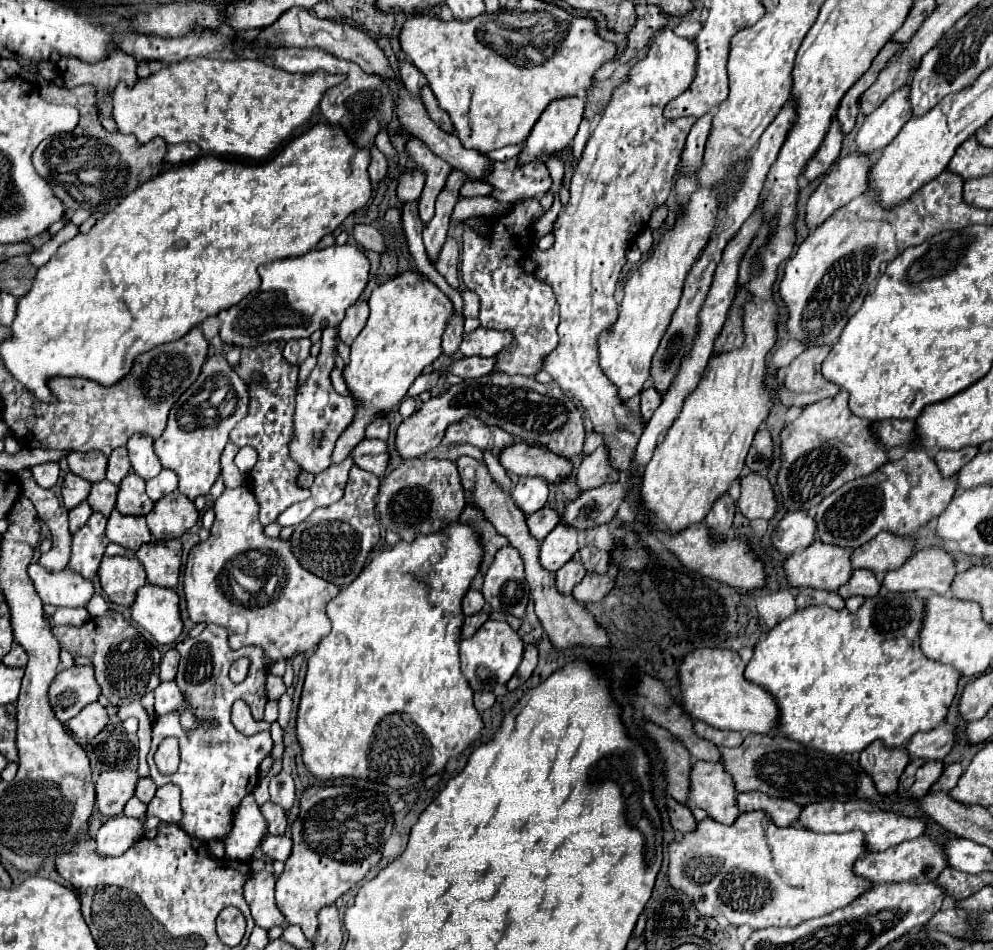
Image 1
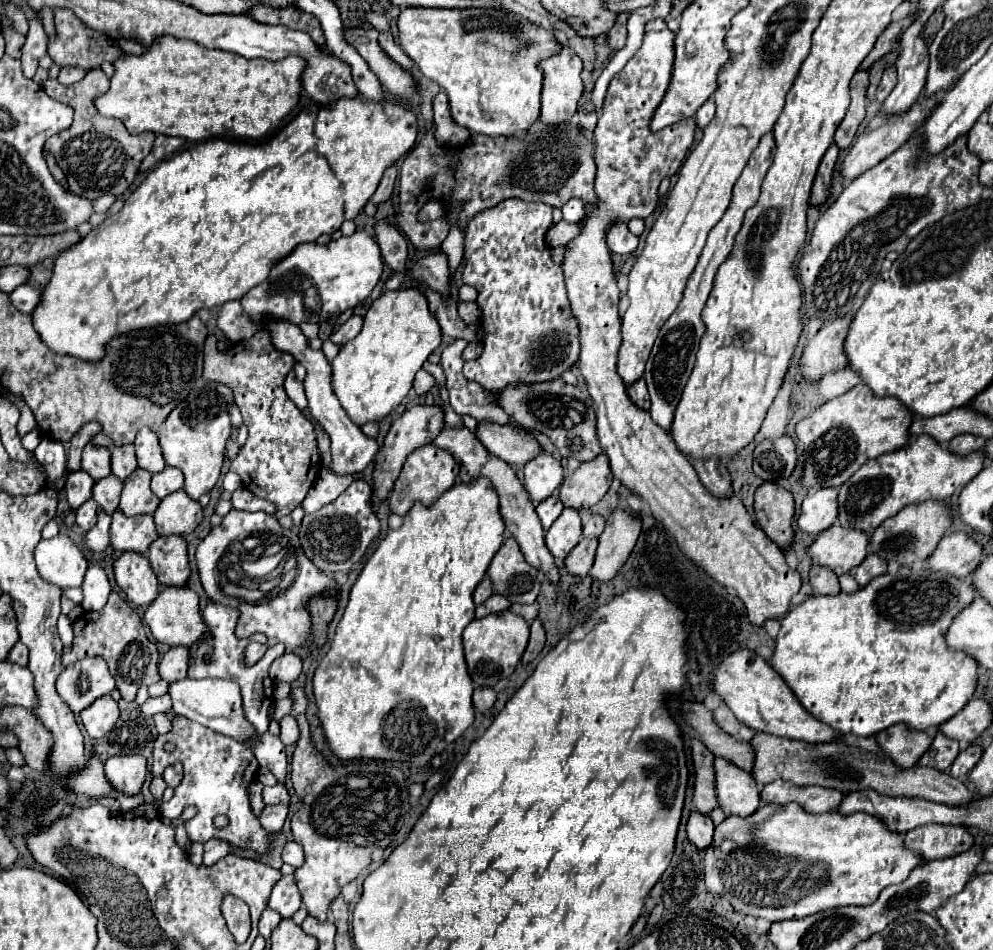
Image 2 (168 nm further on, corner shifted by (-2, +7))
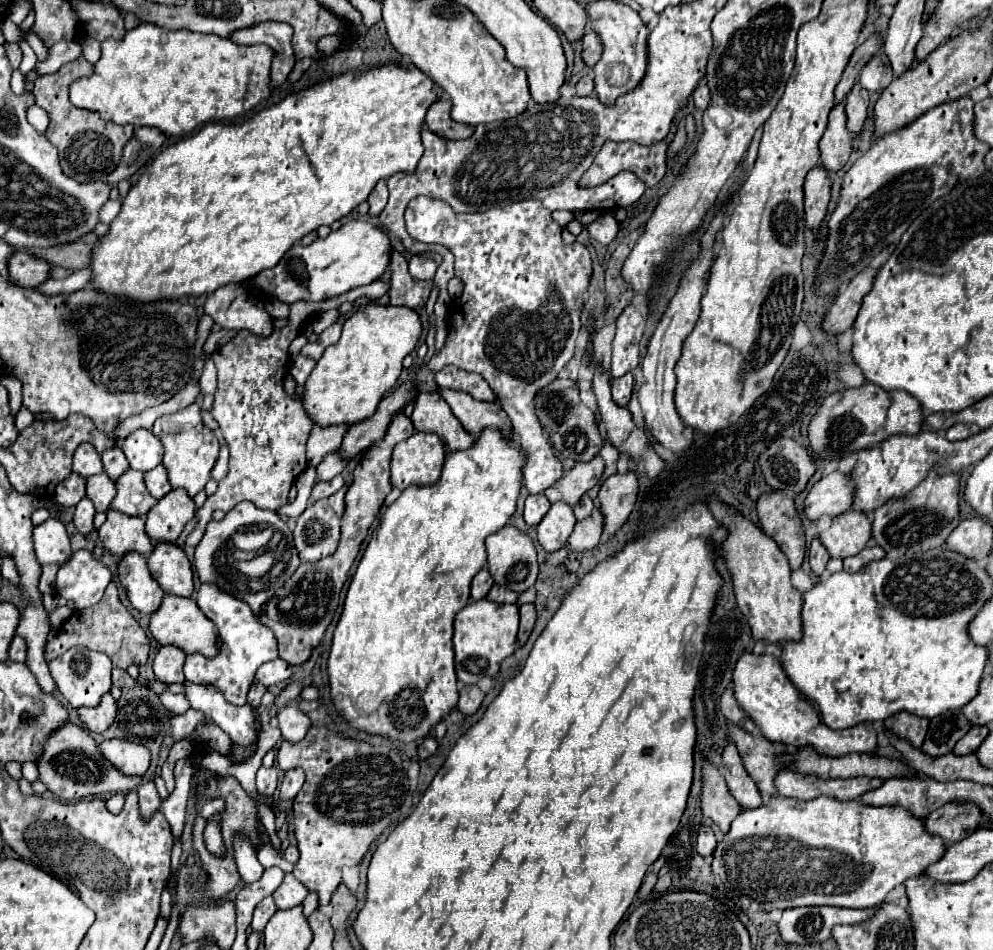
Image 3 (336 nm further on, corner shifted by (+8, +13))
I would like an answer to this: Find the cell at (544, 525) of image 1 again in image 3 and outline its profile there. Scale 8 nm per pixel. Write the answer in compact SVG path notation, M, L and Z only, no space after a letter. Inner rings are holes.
M543 493L541 495L529 495L527 501L525 501L525 521L527 521L527 525L535 527L543 519L543 515L549 511L549 507L551 507L551 503Z

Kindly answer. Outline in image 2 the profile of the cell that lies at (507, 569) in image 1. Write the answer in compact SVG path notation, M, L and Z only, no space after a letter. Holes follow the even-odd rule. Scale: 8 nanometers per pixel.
M513 537L505 539L495 553L487 575L493 581L493 589L511 603L533 603L537 599L541 587L539 571L525 561Z

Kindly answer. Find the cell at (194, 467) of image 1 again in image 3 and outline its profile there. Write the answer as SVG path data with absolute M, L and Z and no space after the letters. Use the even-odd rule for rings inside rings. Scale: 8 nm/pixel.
M193 403L177 413L161 415L153 425L153 433L159 437L159 441L165 447L163 465L169 473L171 485L185 489L189 497L195 497L199 491L203 491L219 455L219 441L215 433L203 425L199 403Z

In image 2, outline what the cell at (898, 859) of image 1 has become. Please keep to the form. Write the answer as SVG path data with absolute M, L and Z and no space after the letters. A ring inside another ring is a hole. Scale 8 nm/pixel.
M921 825L905 833L909 849L919 851L925 861L945 859L975 845L975 837L959 825Z

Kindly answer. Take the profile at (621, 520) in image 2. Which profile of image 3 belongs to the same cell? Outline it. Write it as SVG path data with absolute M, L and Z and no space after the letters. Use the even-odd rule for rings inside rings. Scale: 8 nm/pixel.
M633 471L611 475L599 491L599 511L603 515L603 535L613 535L629 517L637 499L637 477Z

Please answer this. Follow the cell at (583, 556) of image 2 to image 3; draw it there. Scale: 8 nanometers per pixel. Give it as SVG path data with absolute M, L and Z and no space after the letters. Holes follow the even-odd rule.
M595 509L587 519L577 521L575 531L569 537L569 547L573 551L591 551L603 533L603 517L599 513L599 509Z

